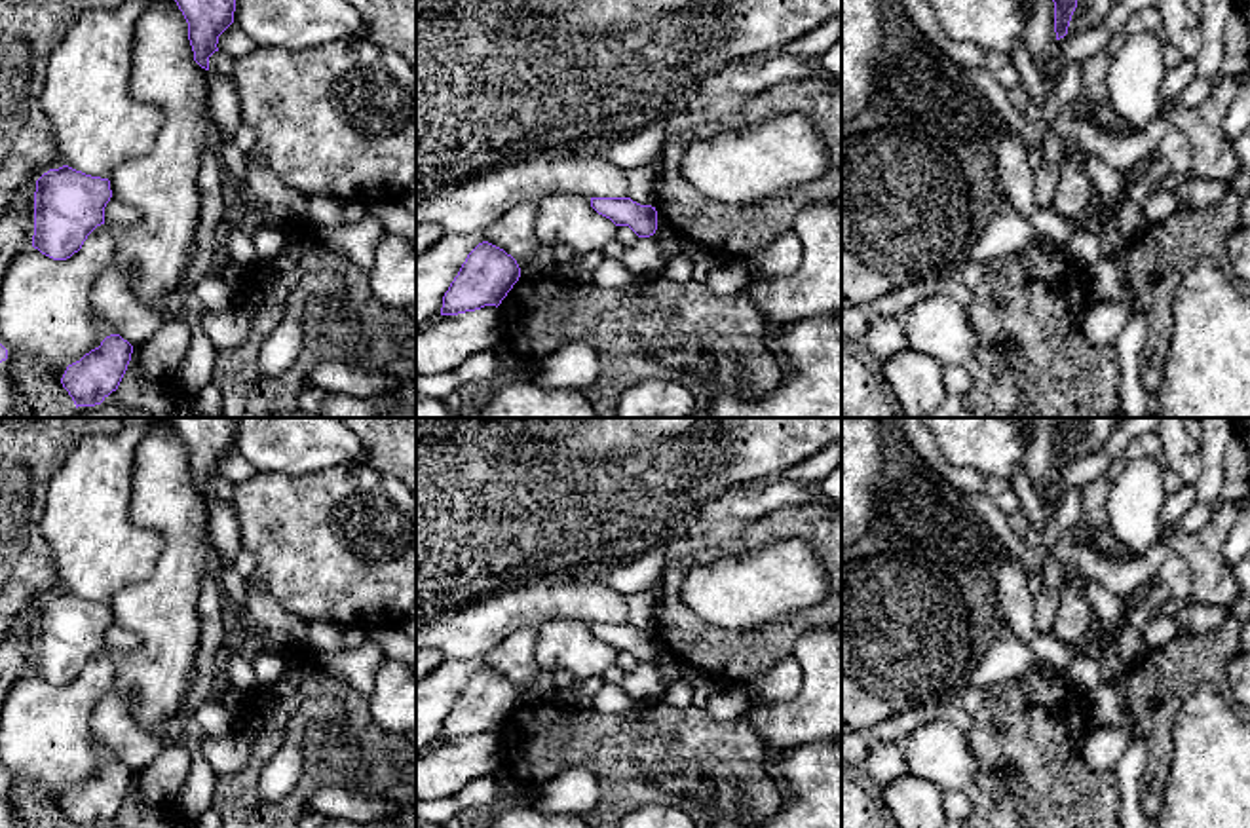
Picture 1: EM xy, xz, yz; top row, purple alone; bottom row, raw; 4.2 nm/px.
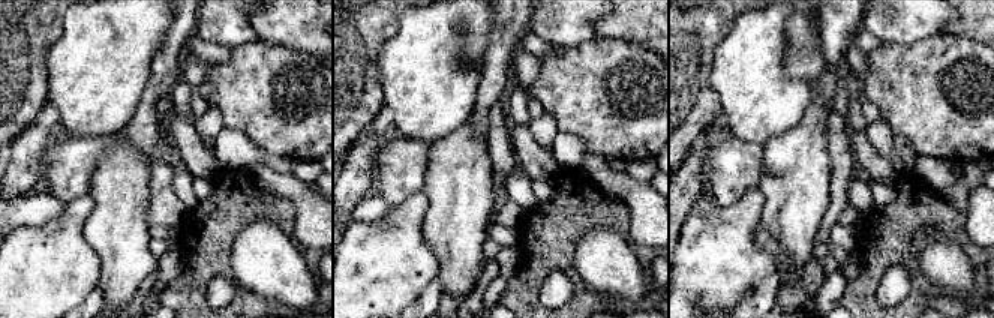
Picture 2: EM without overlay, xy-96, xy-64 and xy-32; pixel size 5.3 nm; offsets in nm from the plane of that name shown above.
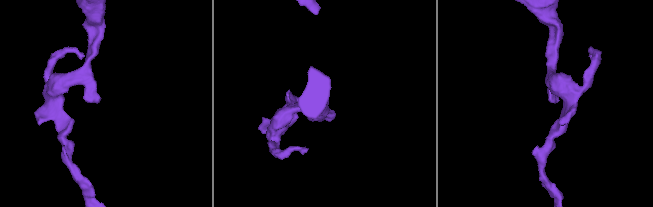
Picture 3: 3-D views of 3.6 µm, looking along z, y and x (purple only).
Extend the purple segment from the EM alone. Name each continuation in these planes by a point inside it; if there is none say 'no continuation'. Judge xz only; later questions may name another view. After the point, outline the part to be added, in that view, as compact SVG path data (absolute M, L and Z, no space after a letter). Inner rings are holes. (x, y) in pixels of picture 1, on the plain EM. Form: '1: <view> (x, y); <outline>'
no continuation

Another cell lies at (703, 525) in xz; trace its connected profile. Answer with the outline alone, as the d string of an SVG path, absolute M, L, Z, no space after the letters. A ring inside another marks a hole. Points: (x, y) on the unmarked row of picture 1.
M722 507L709 511L695 518L693 522L690 522L678 539L697 539L701 536L707 536L712 530L712 526L722 518L726 518Z

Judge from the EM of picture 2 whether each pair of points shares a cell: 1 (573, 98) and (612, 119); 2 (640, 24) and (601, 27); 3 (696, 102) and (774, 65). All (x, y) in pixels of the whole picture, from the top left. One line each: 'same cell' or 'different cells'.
1: same cell
2: same cell
3: different cells

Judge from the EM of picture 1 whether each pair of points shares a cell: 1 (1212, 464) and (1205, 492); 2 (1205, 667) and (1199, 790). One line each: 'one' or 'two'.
1: one
2: two

